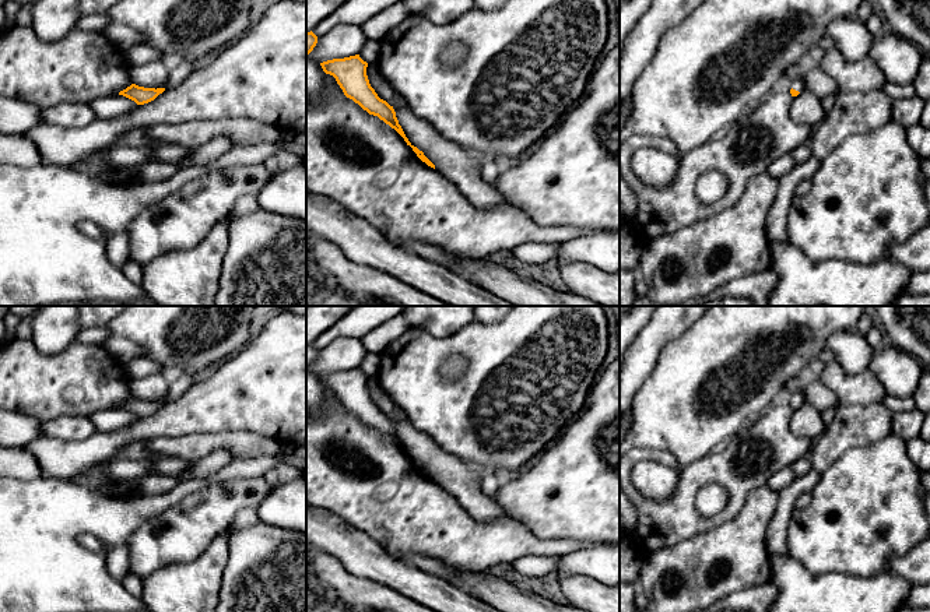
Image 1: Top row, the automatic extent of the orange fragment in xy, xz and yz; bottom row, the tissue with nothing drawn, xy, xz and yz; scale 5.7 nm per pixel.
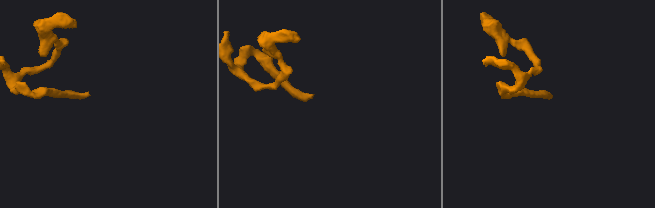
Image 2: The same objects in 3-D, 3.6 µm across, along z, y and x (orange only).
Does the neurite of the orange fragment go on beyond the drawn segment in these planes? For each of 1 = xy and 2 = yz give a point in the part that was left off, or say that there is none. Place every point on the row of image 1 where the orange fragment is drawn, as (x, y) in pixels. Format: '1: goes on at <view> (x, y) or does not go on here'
1: does not go on here
2: goes on at yz (797, 84)

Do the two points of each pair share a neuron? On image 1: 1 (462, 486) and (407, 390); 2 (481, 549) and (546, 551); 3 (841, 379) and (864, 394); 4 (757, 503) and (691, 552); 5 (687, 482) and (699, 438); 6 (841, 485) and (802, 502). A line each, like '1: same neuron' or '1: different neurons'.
1: different neurons
2: same neuron
3: same neuron
4: same neuron
5: different neurons
6: different neurons

